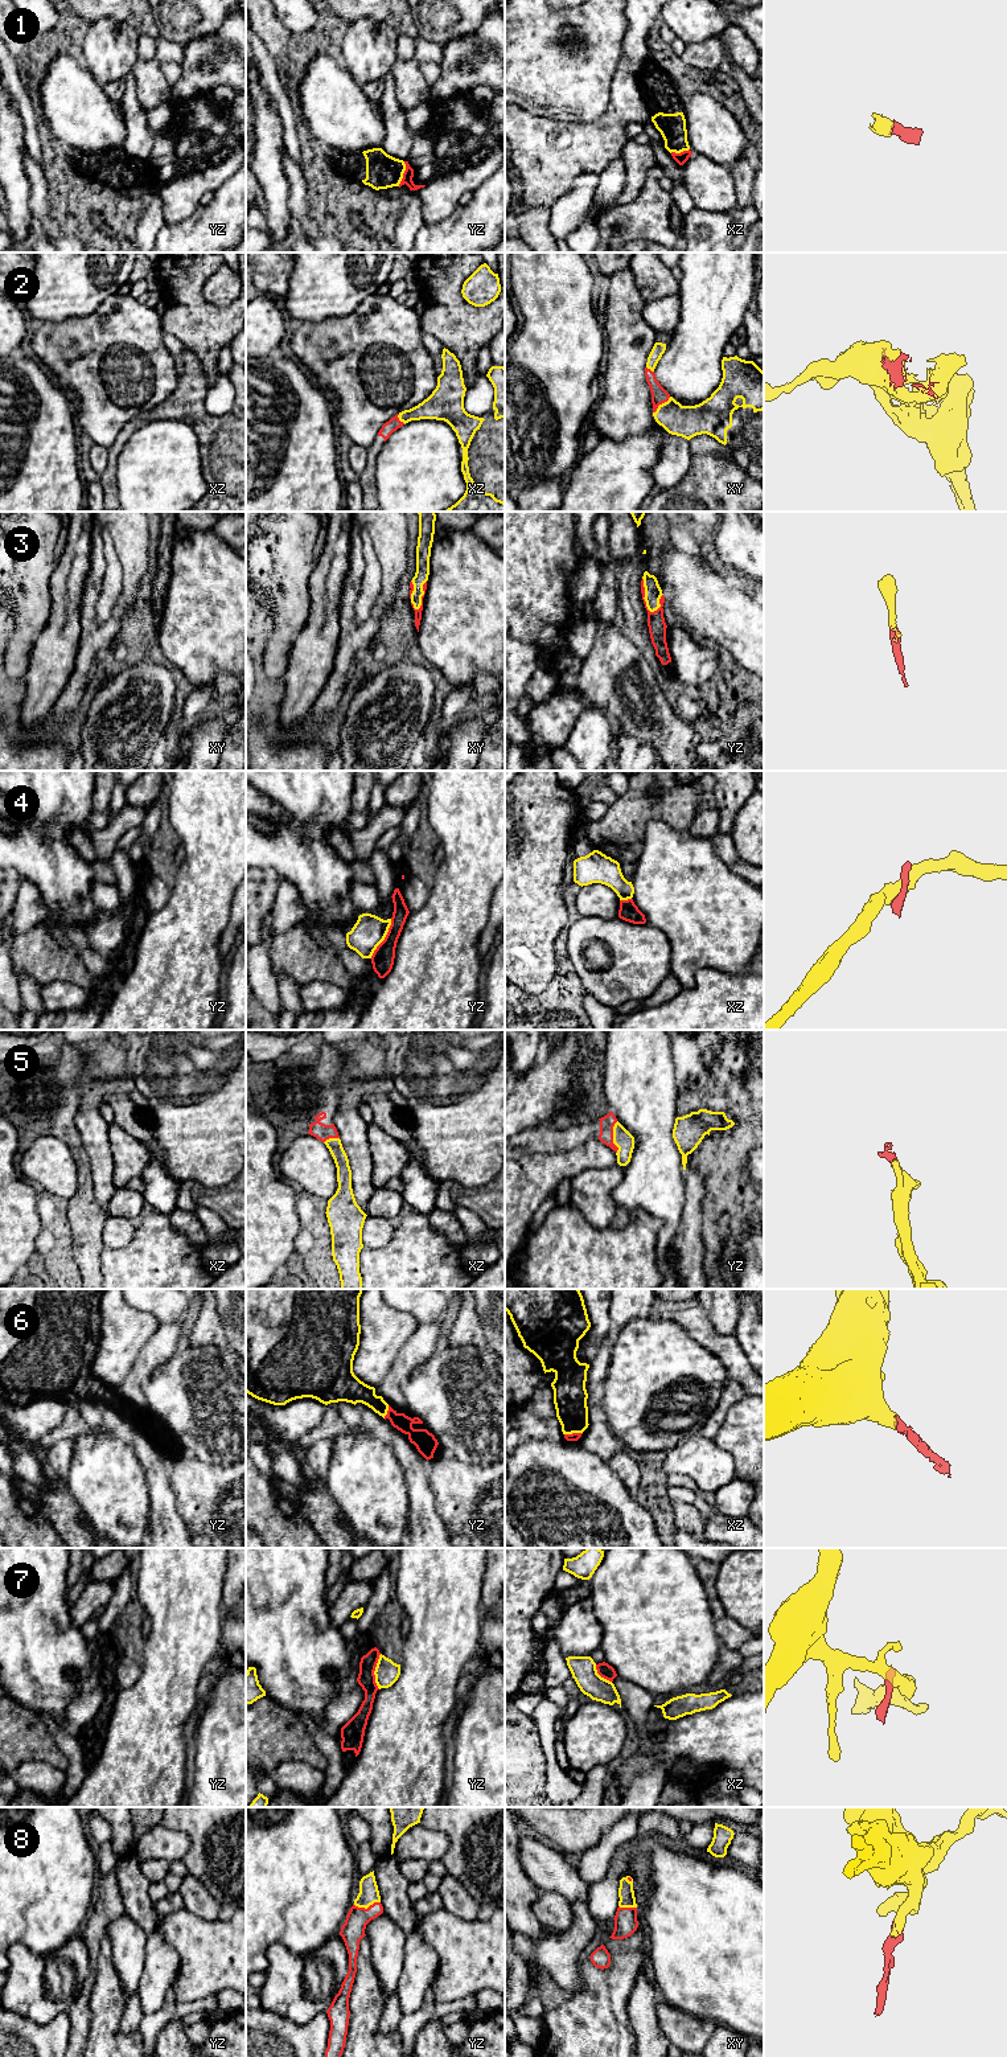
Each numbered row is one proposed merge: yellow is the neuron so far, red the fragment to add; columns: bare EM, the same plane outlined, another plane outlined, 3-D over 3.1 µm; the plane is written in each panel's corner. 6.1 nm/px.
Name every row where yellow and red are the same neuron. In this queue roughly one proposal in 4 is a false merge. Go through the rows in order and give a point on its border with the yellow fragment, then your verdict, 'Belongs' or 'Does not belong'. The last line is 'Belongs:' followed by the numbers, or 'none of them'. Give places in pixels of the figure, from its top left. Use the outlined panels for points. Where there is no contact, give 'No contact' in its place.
1: Touches yellow at yz (403, 172). Belongs
2: Touches yellow at xy (662, 403). Belongs
3: Touches yellow at yz (645, 596). Belongs
4: Touches yellow at yz (383, 939). Does not belong
5: Touches yellow at yz (613, 1137). Belongs
6: Touches yellow at xz (572, 1432). Belongs
7: Touches yellow at yz (374, 1671). Does not belong
8: Touches yellow at yz (366, 1908). Belongs
Belongs: 1, 2, 3, 5, 6, 8

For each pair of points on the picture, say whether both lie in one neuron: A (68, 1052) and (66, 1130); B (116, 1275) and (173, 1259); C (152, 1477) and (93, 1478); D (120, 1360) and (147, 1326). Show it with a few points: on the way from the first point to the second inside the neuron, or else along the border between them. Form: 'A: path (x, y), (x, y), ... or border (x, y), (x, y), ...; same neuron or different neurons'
A: path (69, 1072), (69, 1103), (66, 1111); same neuron
B: path (131, 1275), (159, 1273); same neuron
C: border (134, 1448), (147, 1483), (148, 1505), (151, 1507); different neurons
D: path (120, 1353), (139, 1334); same neuron

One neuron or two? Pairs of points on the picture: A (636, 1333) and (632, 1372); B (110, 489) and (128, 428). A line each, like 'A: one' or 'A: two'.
A: one
B: one

